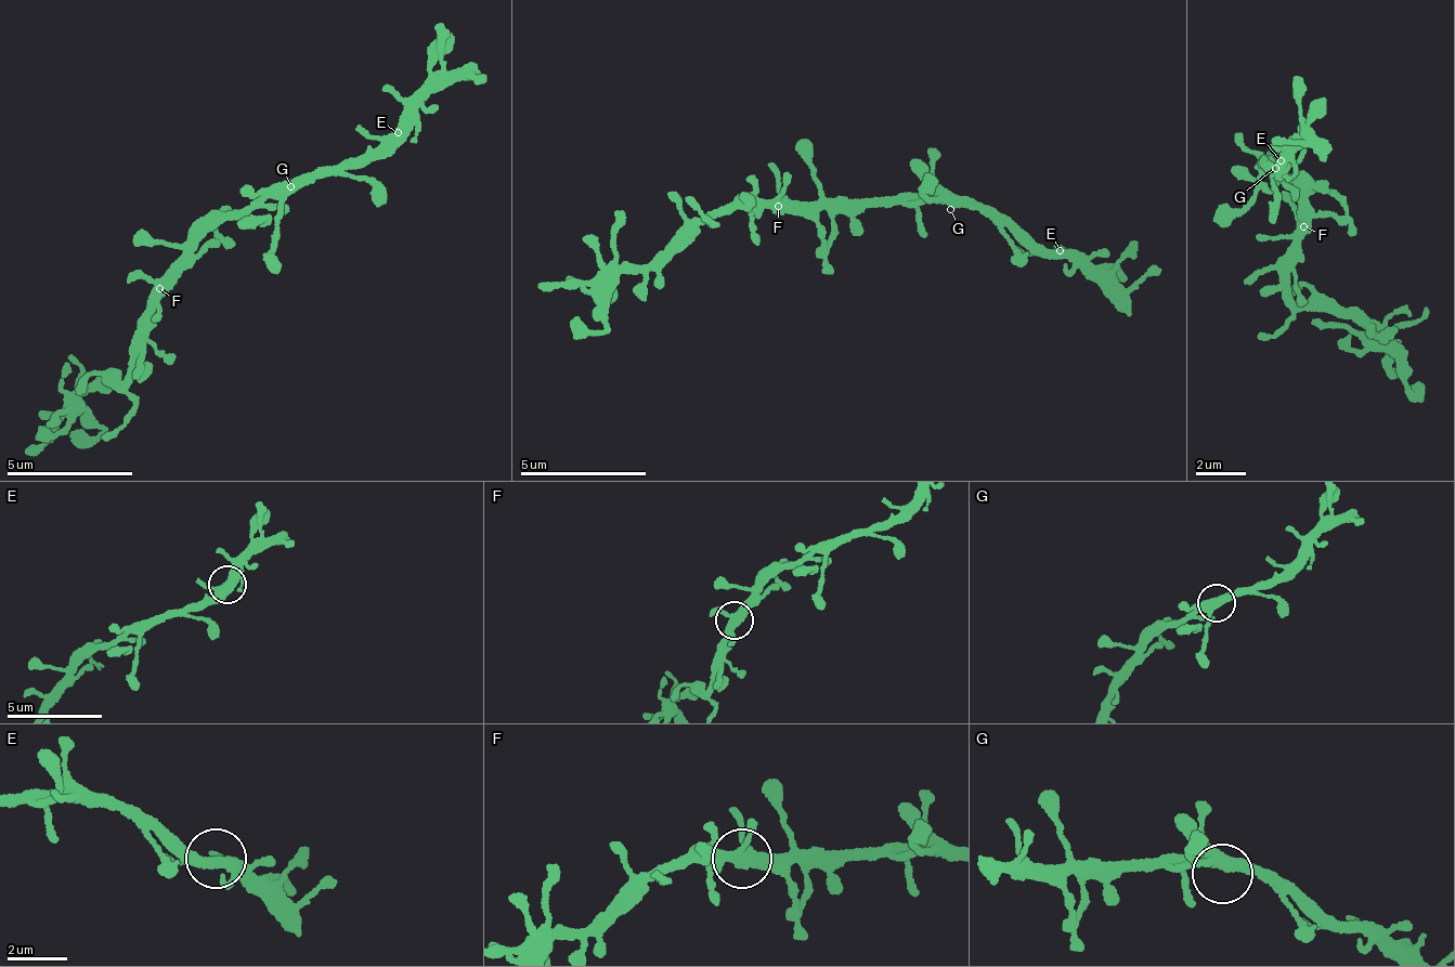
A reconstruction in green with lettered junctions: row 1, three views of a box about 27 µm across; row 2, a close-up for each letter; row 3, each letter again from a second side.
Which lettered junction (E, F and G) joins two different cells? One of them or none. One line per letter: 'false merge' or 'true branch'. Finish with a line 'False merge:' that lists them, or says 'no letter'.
E: true branch
F: true branch
G: true branch
False merge: no letter

